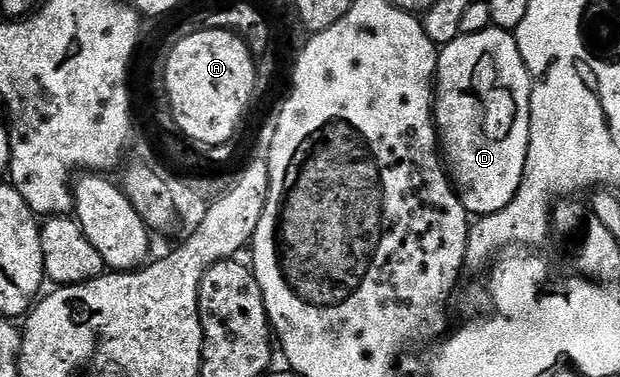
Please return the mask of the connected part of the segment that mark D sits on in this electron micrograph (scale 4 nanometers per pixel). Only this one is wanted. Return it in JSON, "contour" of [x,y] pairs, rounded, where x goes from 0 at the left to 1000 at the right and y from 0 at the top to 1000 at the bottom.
{"contour":[[[792,74],[747,90],[711,125],[697,279],[710,408],[753,570],[782,573],[819,552],[842,493],[855,379],[855,194],[839,149],[834,98],[821,80]]]}

